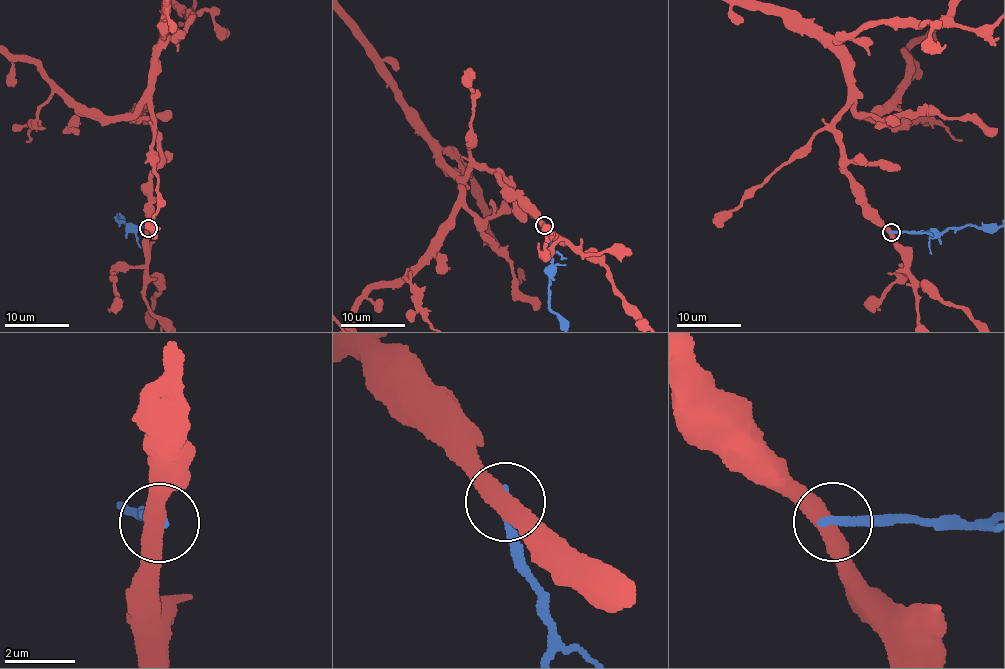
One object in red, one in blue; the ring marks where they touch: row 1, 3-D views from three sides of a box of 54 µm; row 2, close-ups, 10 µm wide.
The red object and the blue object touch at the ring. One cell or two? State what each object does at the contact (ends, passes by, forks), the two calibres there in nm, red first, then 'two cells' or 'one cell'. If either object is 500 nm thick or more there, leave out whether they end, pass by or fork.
red passes by; blue ends there; 440 nm thick on the red side, 260 nm on the other; two cells

